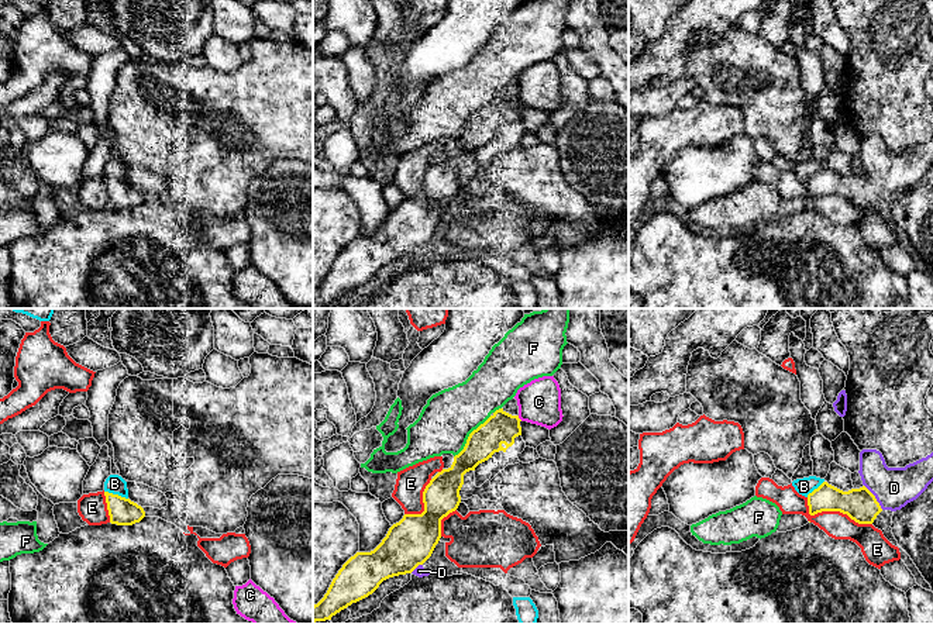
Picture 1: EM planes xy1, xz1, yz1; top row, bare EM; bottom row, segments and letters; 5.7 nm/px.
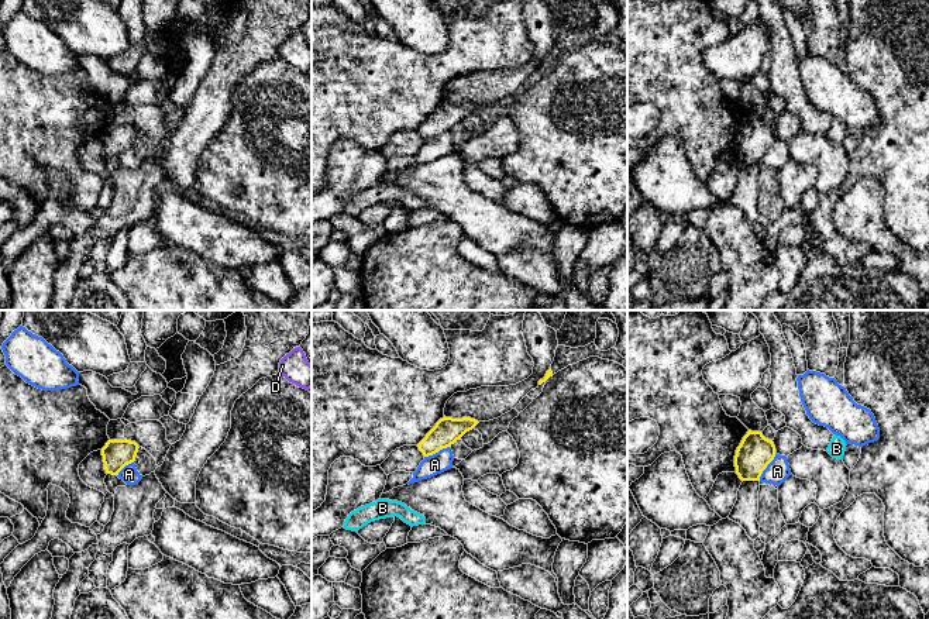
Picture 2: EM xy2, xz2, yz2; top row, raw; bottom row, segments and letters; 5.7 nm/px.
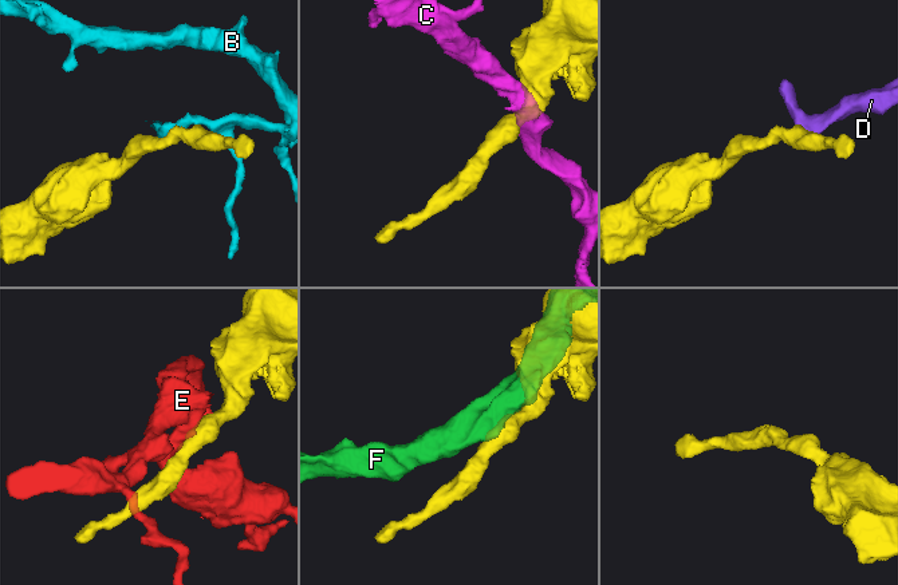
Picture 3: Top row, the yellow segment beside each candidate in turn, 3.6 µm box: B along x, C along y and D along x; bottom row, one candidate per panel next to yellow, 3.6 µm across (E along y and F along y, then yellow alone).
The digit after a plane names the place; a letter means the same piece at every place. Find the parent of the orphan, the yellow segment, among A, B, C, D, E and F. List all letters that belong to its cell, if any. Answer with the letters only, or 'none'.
D

